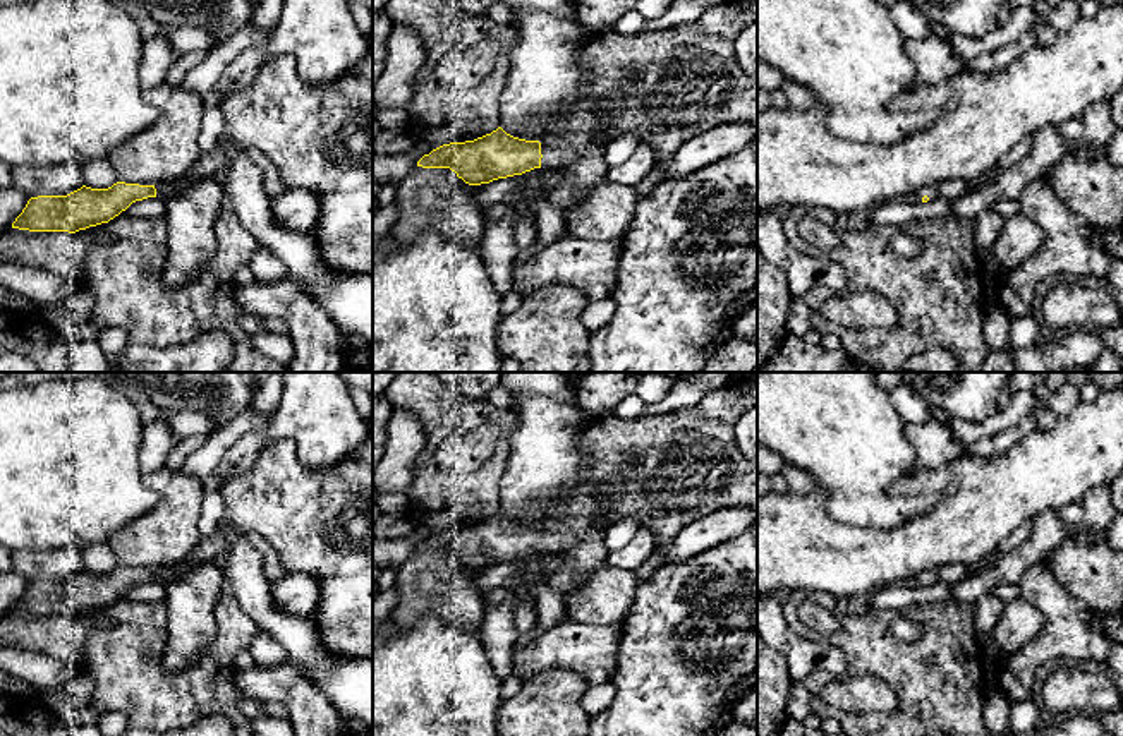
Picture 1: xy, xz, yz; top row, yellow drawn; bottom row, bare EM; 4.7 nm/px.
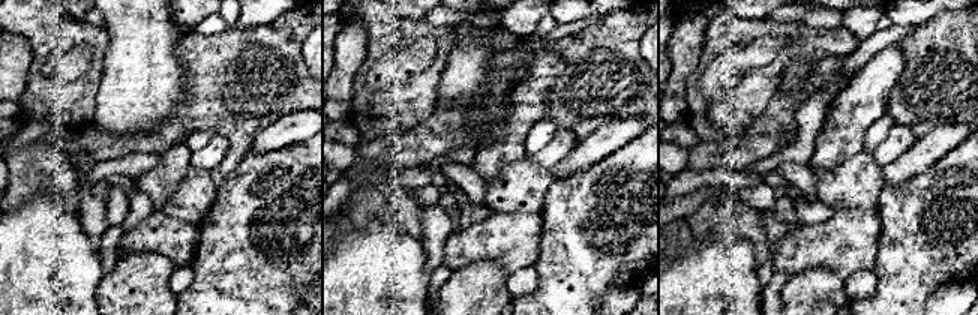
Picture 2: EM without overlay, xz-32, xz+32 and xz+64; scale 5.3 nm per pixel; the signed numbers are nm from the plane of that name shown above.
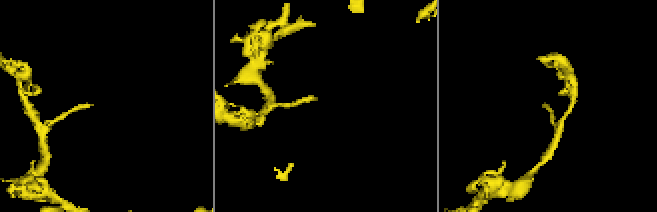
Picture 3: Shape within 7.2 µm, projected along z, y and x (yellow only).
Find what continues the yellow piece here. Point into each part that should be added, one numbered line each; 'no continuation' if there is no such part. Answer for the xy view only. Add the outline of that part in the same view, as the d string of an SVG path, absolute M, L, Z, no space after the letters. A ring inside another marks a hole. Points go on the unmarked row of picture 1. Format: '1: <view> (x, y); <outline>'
1: xy (167, 575); M189 564L185 568L163 568L161 571L156 573L156 582L161 585L167 585L170 582L180 580L192 573L197 568L197 564Z

